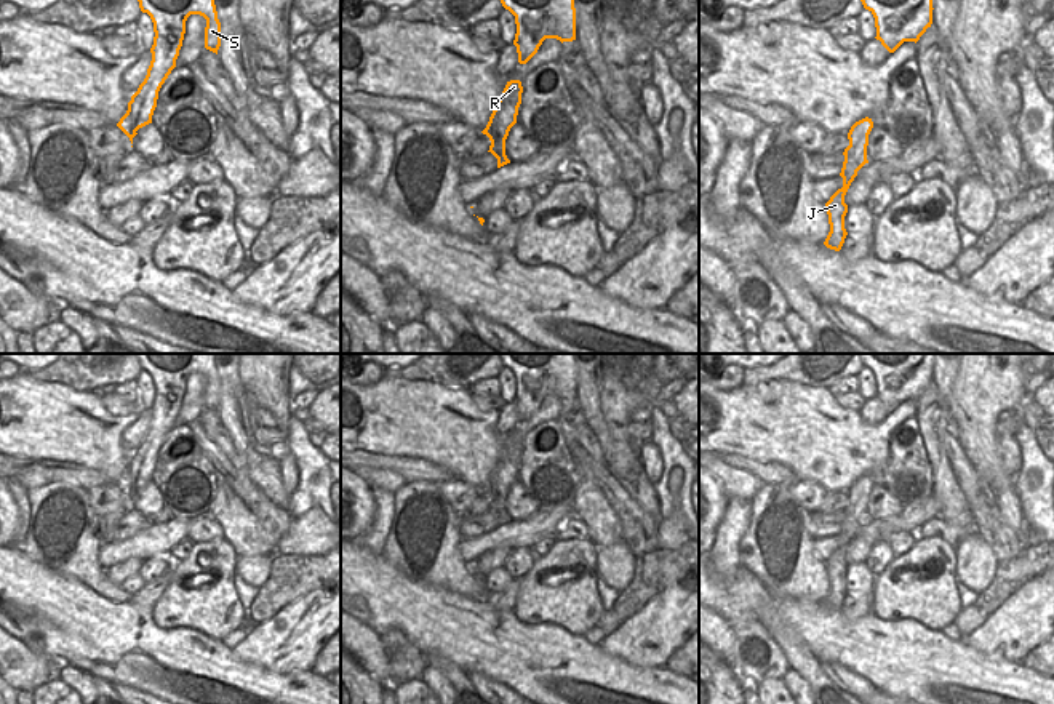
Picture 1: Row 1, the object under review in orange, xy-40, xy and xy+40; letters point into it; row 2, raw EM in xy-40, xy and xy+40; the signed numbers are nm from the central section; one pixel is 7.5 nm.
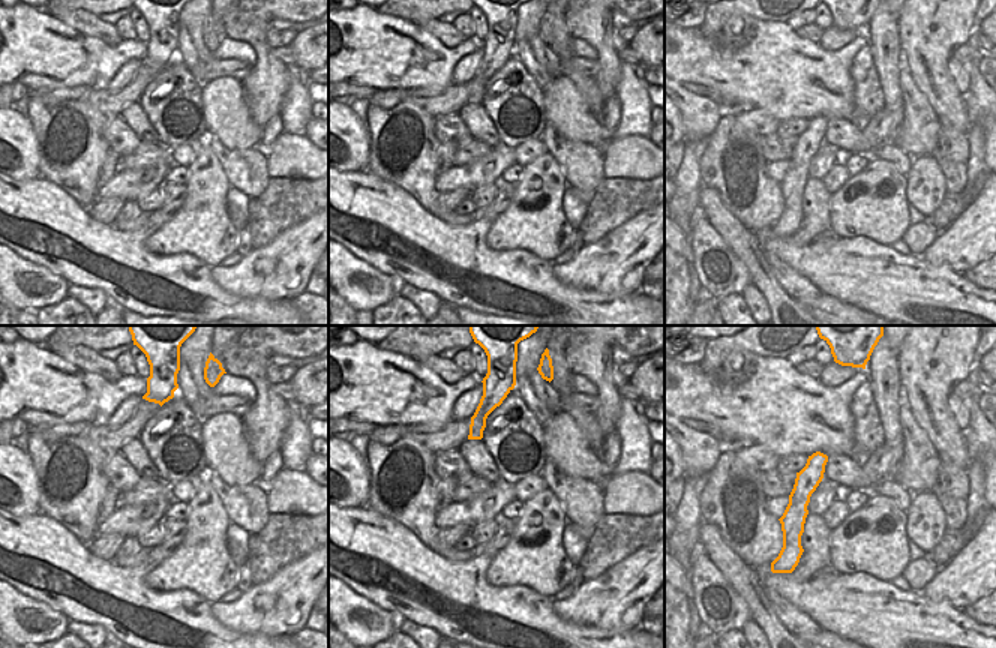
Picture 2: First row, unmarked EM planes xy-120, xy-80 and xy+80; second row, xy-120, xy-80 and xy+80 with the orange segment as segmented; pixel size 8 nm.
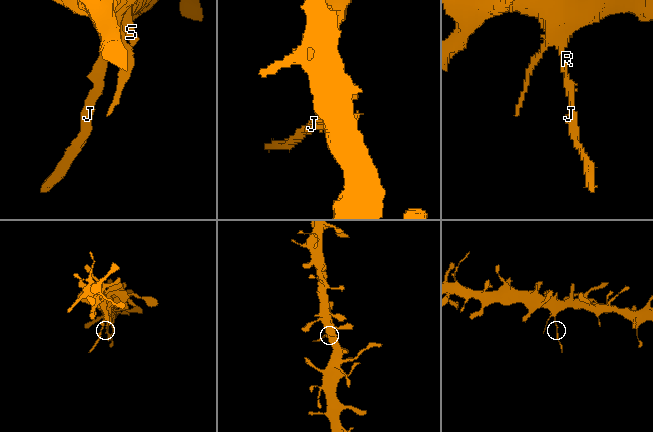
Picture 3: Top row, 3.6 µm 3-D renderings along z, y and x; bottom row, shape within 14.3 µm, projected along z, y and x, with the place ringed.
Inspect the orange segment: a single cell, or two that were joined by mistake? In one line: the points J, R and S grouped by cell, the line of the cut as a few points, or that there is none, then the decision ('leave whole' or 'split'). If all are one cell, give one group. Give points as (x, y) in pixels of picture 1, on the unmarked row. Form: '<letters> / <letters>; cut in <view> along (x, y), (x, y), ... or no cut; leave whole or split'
J / R S; cut in xy along (507, 490), (493, 490), (490, 496); split

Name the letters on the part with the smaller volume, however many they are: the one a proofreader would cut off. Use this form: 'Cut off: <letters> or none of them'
Cut off: J

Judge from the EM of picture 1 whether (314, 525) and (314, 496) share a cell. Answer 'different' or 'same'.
different

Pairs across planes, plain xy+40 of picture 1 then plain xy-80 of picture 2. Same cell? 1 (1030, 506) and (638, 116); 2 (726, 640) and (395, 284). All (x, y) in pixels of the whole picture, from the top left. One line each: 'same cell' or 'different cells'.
1: same cell
2: same cell

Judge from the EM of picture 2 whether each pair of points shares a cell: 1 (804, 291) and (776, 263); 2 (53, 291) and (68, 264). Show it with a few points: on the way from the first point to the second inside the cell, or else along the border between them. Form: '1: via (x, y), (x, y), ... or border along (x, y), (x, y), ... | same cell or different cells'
1: via (797, 285), (782, 270) | same cell
2: border along (30, 261), (60, 275), (68, 284) | different cells

